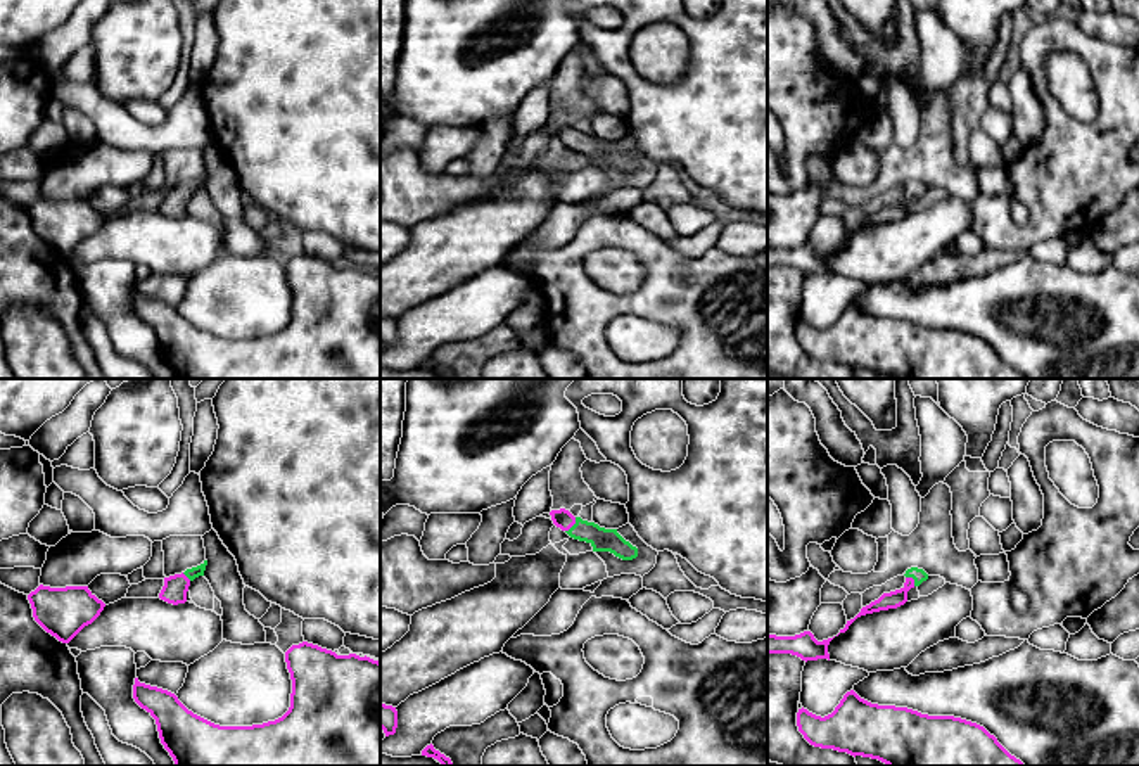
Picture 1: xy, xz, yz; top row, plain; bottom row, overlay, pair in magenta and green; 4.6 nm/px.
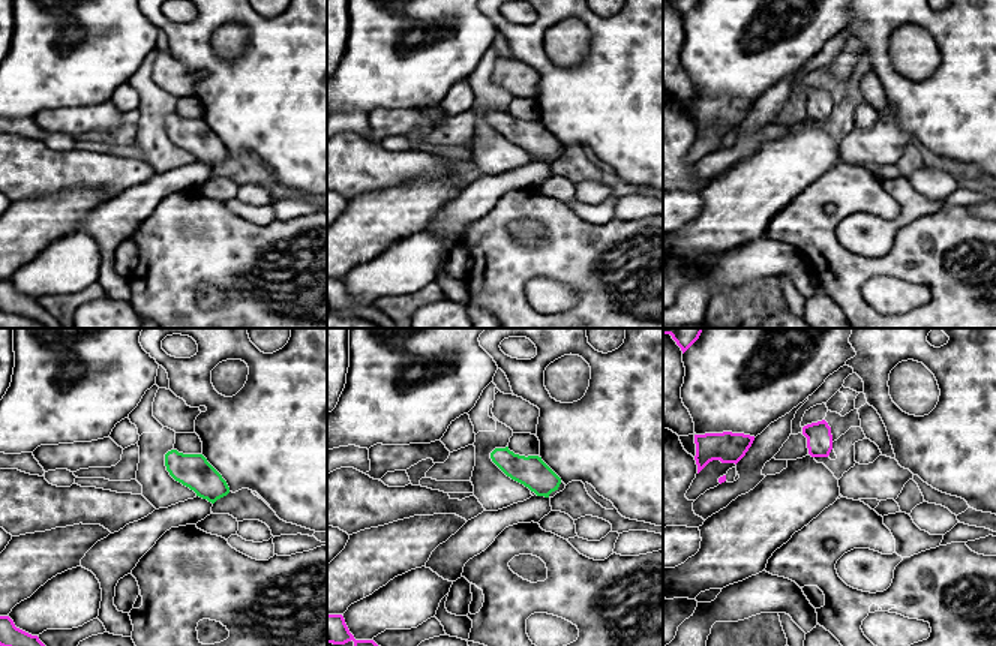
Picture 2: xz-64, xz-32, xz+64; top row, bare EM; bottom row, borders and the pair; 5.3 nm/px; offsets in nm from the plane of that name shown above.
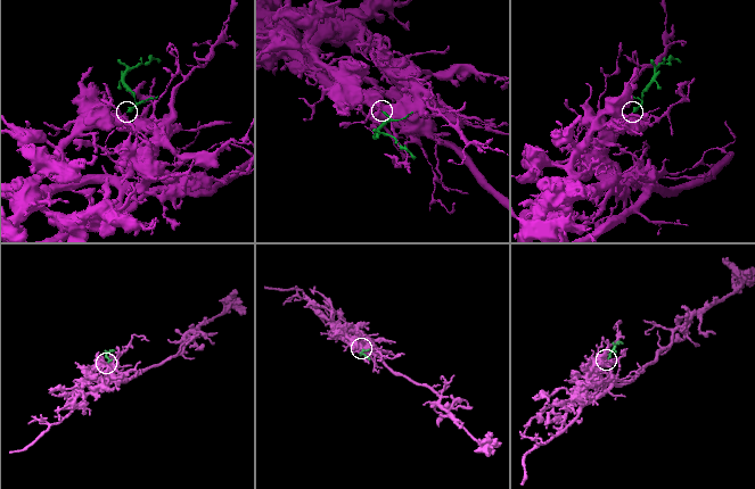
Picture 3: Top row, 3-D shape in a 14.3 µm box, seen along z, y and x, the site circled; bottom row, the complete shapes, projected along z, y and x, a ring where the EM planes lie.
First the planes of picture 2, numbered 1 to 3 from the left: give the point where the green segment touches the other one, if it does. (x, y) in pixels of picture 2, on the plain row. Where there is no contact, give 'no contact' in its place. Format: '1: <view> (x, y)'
1: no contact
2: no contact
3: no contact

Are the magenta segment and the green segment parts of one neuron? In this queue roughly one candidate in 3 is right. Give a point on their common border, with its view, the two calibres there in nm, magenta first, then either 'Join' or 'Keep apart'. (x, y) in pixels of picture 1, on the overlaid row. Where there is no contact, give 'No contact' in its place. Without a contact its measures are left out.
Touches magenta at xz (572, 524). Thickness 90 nm (magenta) against 110 nm. Join

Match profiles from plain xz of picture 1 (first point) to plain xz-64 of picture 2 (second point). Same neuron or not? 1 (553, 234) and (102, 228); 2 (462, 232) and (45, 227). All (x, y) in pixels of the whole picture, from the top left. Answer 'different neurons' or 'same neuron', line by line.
1: same neuron
2: same neuron

